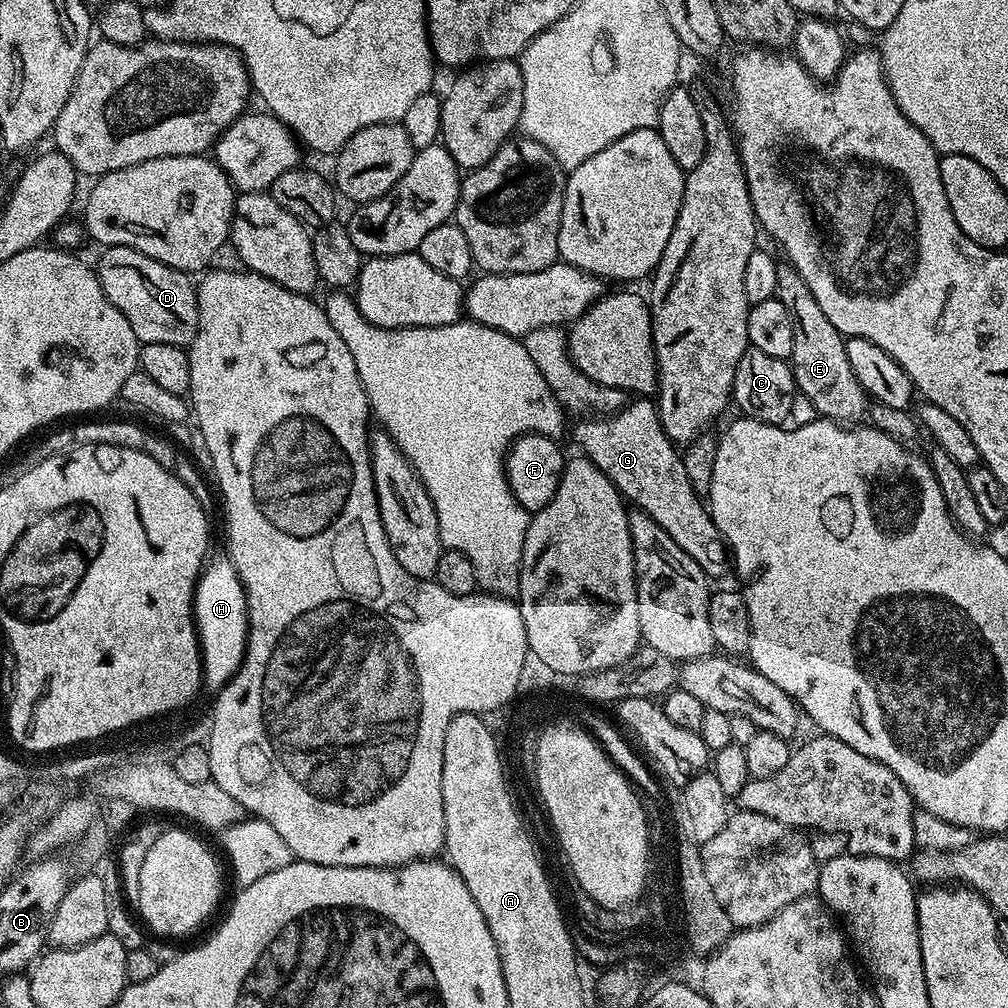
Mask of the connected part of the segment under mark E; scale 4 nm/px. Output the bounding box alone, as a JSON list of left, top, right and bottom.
[776,263,870,426]

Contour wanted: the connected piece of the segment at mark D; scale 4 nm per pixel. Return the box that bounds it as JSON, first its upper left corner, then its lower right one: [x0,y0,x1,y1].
[98,246,198,344]

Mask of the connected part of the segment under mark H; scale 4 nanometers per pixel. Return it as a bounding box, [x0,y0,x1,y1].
[193,559,247,692]

